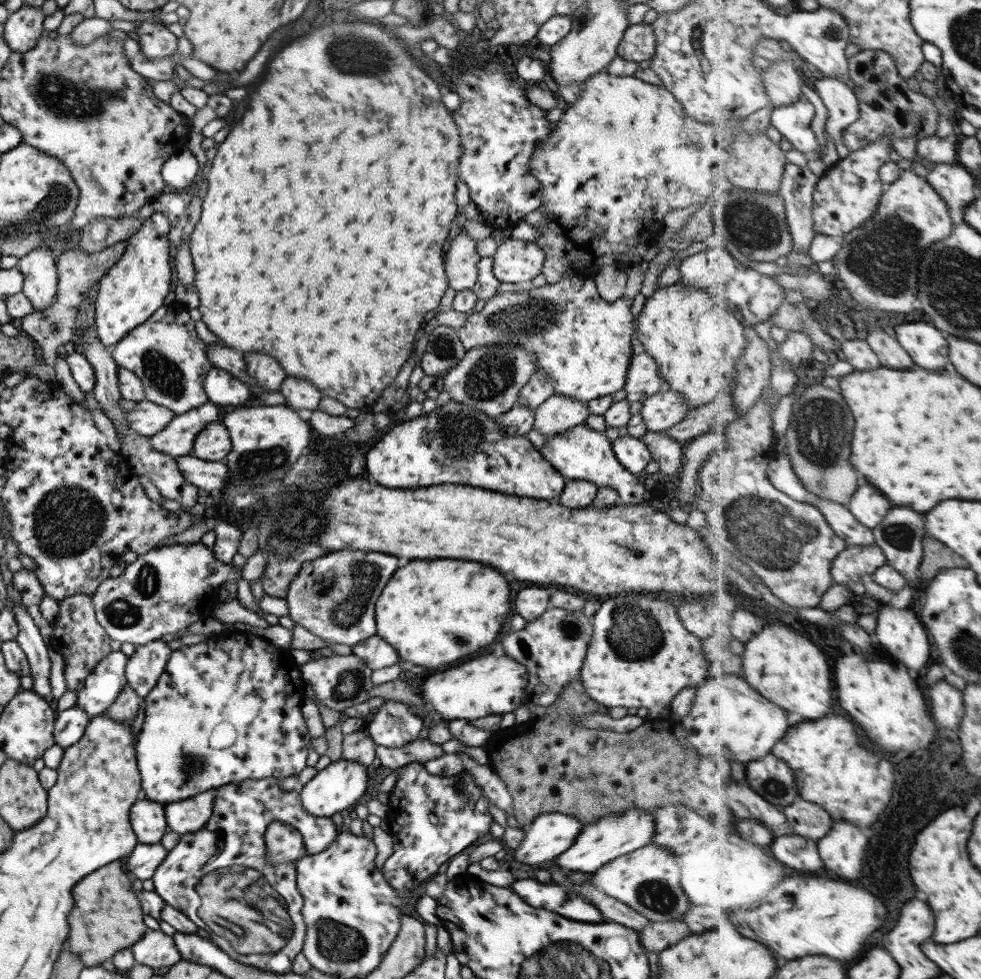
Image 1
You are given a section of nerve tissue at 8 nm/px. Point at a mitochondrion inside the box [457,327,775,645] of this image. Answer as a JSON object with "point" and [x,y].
{"point":[495,372]}

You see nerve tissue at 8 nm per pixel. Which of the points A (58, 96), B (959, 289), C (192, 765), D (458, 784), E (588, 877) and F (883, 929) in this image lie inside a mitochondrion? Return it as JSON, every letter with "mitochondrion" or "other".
{"A":"mitochondrion","B":"mitochondrion","C":"mitochondrion","D":"other","E":"other","F":"other"}

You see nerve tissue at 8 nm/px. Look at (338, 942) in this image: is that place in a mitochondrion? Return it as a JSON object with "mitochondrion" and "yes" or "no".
{"mitochondrion":"yes"}

